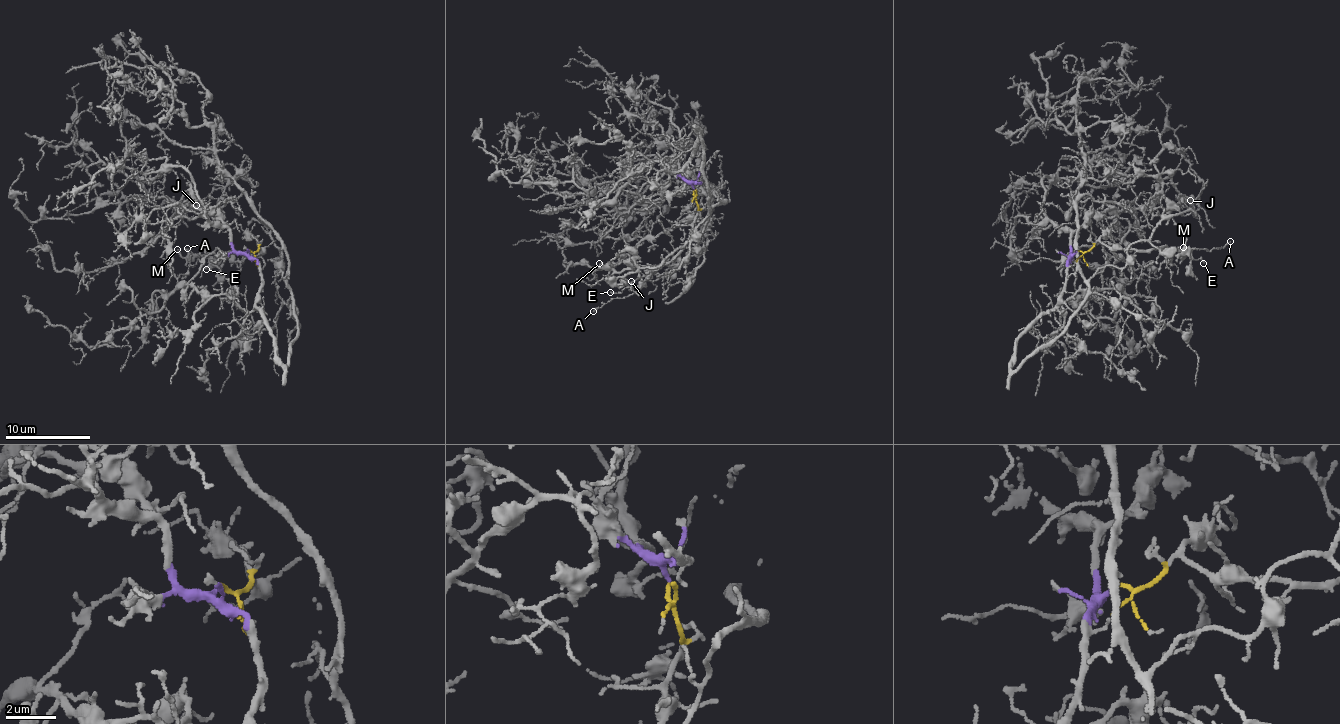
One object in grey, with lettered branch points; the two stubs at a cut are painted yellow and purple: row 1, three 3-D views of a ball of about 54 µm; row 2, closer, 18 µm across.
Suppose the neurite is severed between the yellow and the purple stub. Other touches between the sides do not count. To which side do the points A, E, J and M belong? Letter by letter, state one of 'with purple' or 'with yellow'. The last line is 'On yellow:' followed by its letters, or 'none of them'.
A: with yellow
E: with yellow
J: with purple
M: with yellow
On yellow: A, E, M

